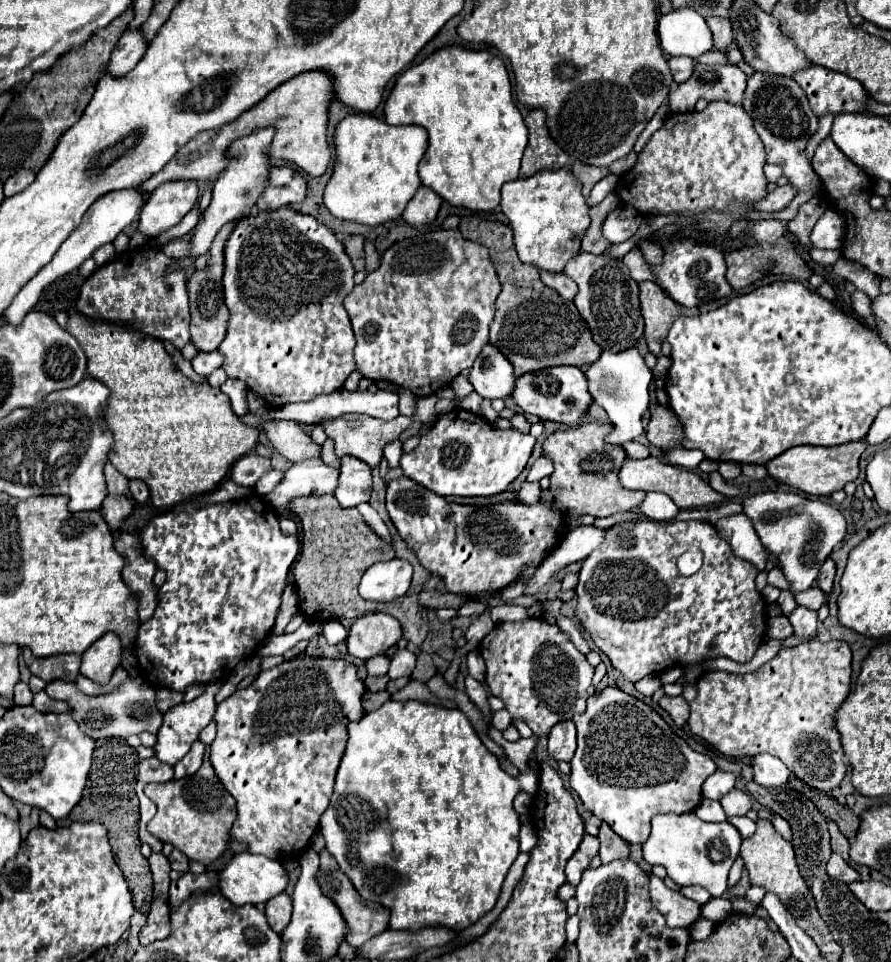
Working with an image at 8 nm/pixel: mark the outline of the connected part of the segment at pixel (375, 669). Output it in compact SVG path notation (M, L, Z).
M379 654L379 656L373 656L365 662L367 666L367 672L369 676L385 676L387 674L387 668L389 668L389 658L385 654Z

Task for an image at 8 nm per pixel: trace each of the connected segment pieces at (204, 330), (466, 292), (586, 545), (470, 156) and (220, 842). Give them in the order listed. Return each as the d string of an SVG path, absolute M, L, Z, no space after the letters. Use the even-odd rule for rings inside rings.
M235 222L223 226L219 234L213 240L213 246L209 250L211 258L203 270L195 270L189 280L187 280L187 292L189 292L189 312L191 312L191 342L197 346L197 350L217 350L221 340L225 338L227 332L227 322L229 322L229 310L223 302L223 246L235 228Z
M437 230L395 242L381 258L381 266L367 274L345 298L353 332L357 338L355 362L363 378L387 380L417 398L435 394L461 370L473 366L479 350L489 342L489 324L501 284L487 248L465 240L459 230Z
M579 526L575 530L571 530L563 542L543 560L543 564L539 566L539 570L535 572L533 578L529 578L525 584L527 584L527 592L529 596L533 596L535 592L539 592L547 582L549 578L565 568L565 566L571 566L579 560L585 560L603 540L603 530L601 528L595 528L595 526Z
M445 46L421 64L405 70L385 102L385 120L389 124L417 124L427 130L429 148L419 164L419 178L421 184L433 188L451 206L489 212L501 202L501 186L519 176L521 156L527 146L527 126L513 104L507 68L489 50Z
M209 748L197 774L183 780L147 784L145 794L157 804L157 814L149 822L149 832L161 842L173 844L177 850L183 850L183 854L201 864L211 864L225 852L227 844L231 842L231 826L237 818L237 810L235 798L231 798L231 794L227 794L227 790L221 786L209 762Z

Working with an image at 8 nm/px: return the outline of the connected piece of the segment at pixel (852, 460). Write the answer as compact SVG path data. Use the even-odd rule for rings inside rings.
M851 442L843 446L833 448L815 448L815 446L795 446L781 456L773 458L767 468L773 478L777 478L783 484L789 484L801 492L815 494L815 496L831 496L837 490L843 490L847 482L853 482L859 478L859 460L865 450L865 442Z

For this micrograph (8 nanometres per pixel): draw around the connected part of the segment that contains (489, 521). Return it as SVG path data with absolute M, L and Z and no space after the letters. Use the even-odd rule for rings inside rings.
M407 476L387 482L387 512L401 538L417 554L421 566L431 574L439 574L445 580L449 592L463 596L483 596L503 590L521 574L529 562L541 562L565 534L565 524L561 520L563 514L555 508L553 502L537 502L533 506L521 502L503 502L487 508L449 504L445 498L419 486Z

